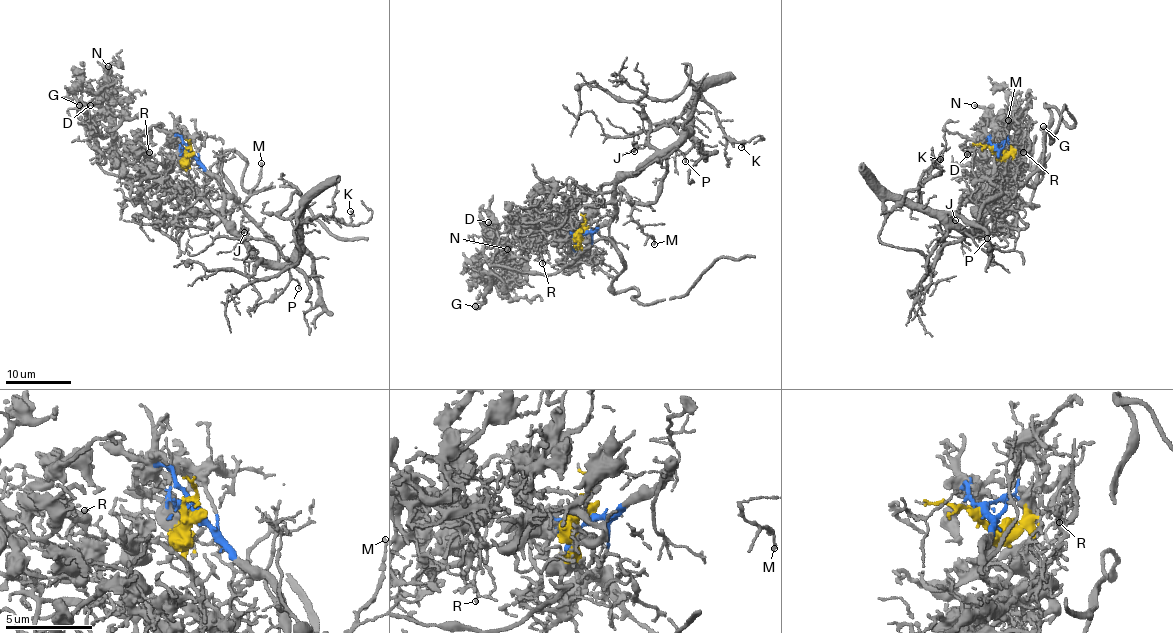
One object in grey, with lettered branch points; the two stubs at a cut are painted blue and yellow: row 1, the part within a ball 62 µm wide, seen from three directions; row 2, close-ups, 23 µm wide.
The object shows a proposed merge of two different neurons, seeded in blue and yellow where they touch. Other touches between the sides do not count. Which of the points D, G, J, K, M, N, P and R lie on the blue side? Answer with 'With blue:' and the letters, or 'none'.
With blue: J, K, M, P

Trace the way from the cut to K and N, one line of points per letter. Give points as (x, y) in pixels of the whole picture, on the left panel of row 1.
K: (190, 151), (219, 181), (227, 227), (258, 257), (289, 260), (300, 208), (302, 223), (347, 224), (350, 211)
N: (190, 153), (186, 169), (189, 188), (174, 187), (161, 171), (149, 175), (119, 160), (100, 96), (107, 65)

